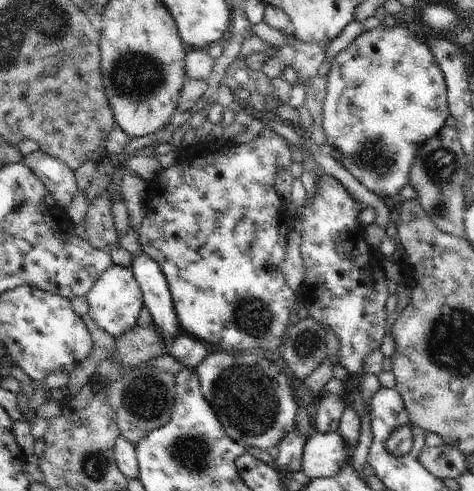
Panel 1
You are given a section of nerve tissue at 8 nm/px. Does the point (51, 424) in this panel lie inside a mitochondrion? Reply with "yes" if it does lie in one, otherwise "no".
no

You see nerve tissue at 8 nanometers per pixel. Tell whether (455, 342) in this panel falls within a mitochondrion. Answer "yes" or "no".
yes

